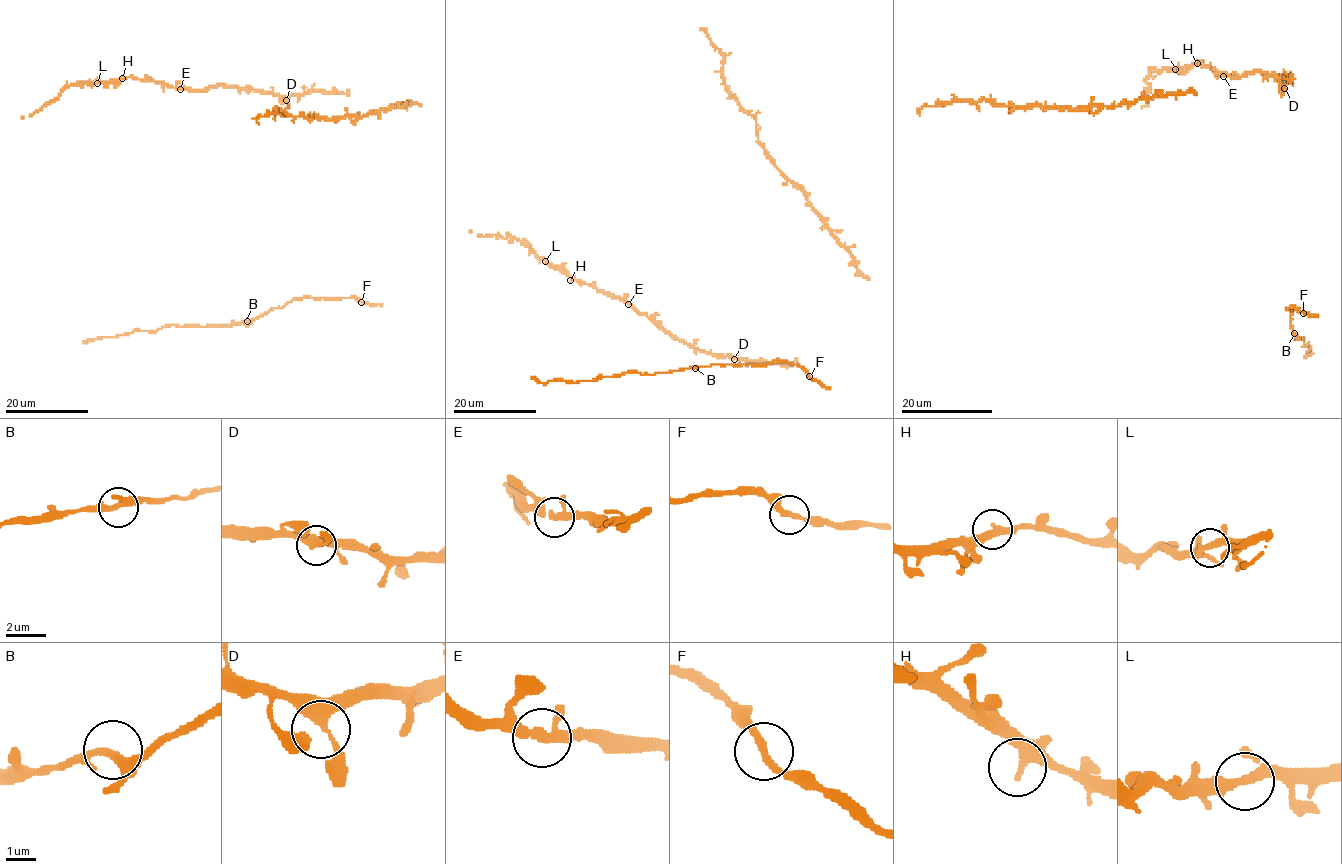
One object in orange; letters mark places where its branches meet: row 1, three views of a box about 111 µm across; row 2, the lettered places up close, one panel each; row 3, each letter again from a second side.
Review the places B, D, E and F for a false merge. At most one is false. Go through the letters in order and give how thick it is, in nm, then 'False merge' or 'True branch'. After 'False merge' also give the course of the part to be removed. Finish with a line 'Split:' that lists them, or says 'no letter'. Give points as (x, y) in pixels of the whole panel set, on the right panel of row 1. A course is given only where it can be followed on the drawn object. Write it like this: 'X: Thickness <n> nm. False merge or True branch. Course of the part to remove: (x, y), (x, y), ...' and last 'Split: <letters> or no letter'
B: Thickness 240 nm. True branch
D: Thickness 320 nm. True branch
E: Thickness 240 nm. True branch
F: Thickness 240 nm. True branch
Split: no letter

